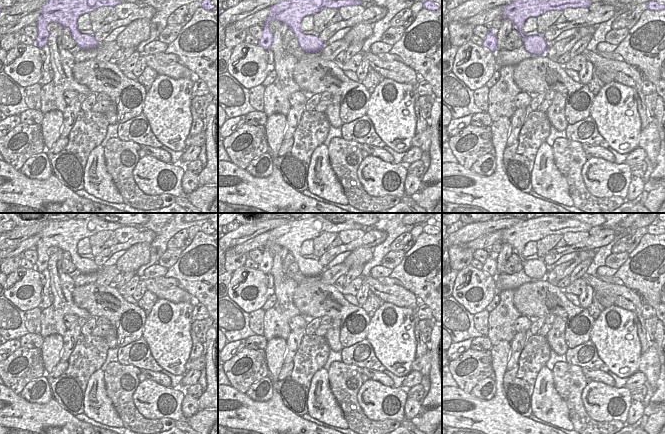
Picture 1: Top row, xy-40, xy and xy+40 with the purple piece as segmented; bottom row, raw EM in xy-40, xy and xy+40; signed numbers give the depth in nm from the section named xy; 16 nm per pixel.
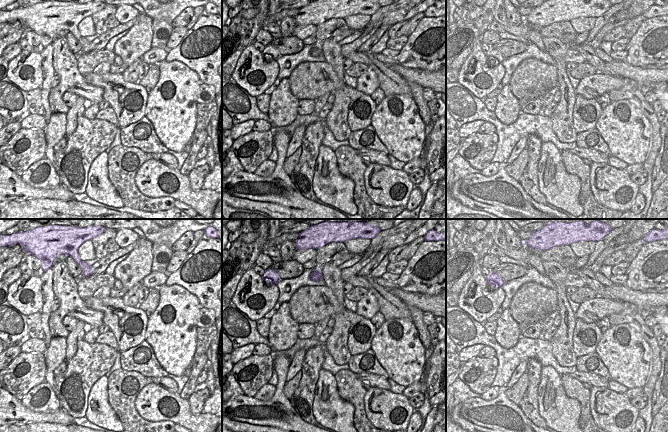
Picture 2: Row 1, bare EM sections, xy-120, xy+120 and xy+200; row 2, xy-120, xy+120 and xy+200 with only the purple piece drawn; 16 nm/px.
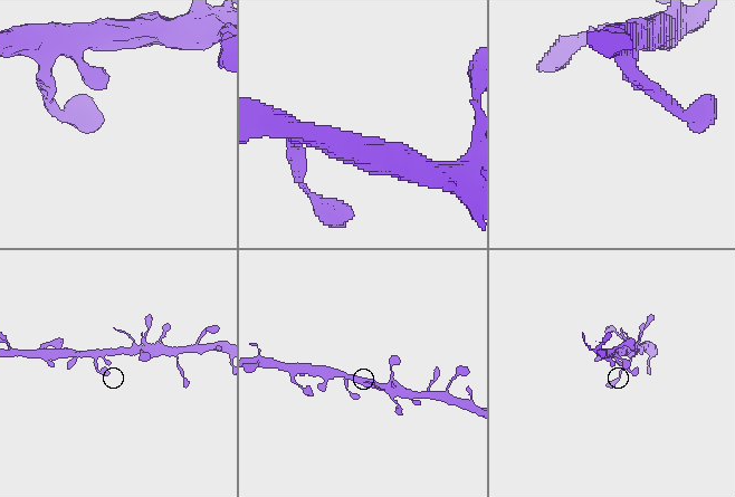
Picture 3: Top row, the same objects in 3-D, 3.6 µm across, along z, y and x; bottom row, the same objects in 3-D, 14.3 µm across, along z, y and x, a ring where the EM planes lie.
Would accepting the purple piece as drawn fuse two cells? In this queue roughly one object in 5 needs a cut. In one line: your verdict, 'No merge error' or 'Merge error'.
No merge error

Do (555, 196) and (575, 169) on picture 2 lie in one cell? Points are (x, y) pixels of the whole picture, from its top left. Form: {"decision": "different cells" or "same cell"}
{"decision": "different cells"}

